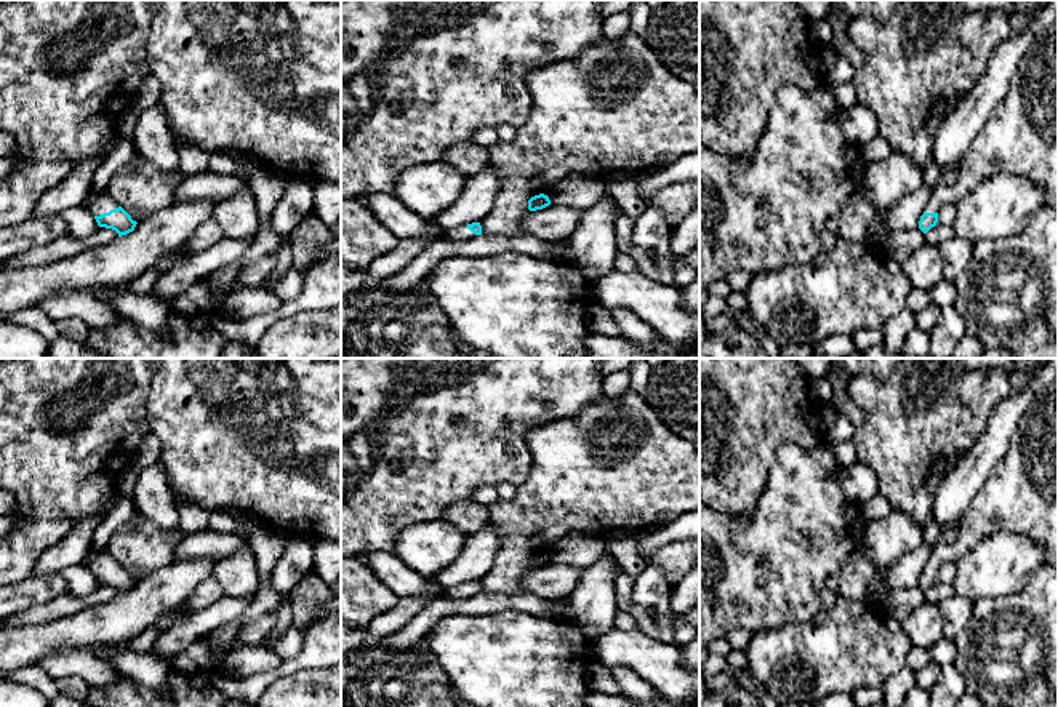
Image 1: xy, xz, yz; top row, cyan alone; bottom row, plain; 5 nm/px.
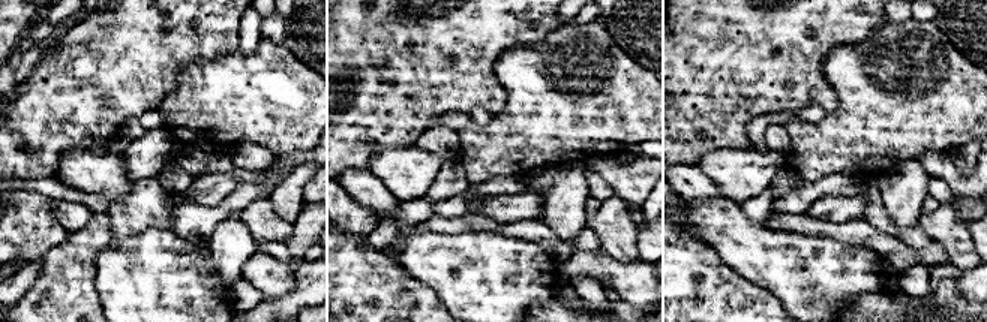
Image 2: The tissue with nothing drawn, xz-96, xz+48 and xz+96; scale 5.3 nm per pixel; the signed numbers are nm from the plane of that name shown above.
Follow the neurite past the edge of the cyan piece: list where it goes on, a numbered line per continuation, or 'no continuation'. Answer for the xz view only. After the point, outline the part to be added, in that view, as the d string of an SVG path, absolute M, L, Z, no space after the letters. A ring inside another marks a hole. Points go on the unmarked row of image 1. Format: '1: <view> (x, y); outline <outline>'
1: xz (458, 592); outline M467 584L455 585L455 587L448 589L448 592L447 592L447 598L450 598L450 600L463 600L463 598L469 598L472 595L475 595L475 592L471 590L467 587Z

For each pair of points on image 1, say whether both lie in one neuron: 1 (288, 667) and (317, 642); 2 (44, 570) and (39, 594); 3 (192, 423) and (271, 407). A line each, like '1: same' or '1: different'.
1: same
2: different
3: same

